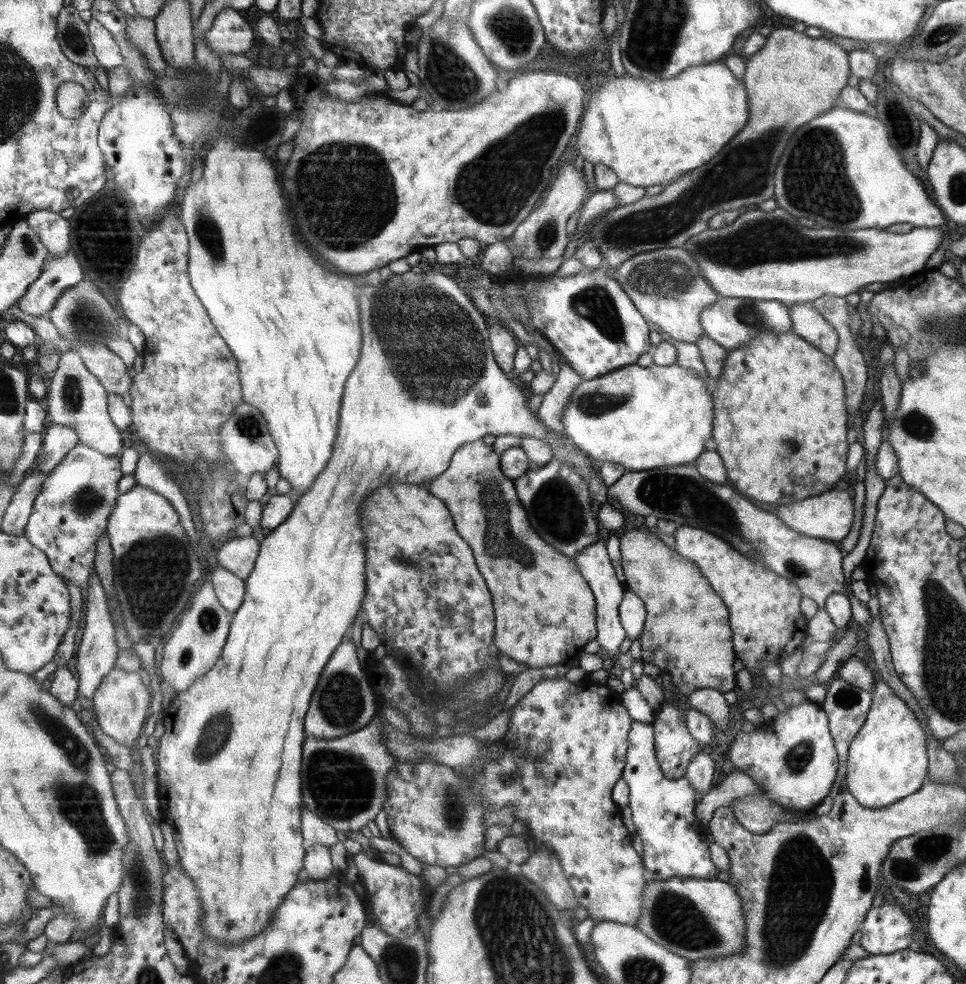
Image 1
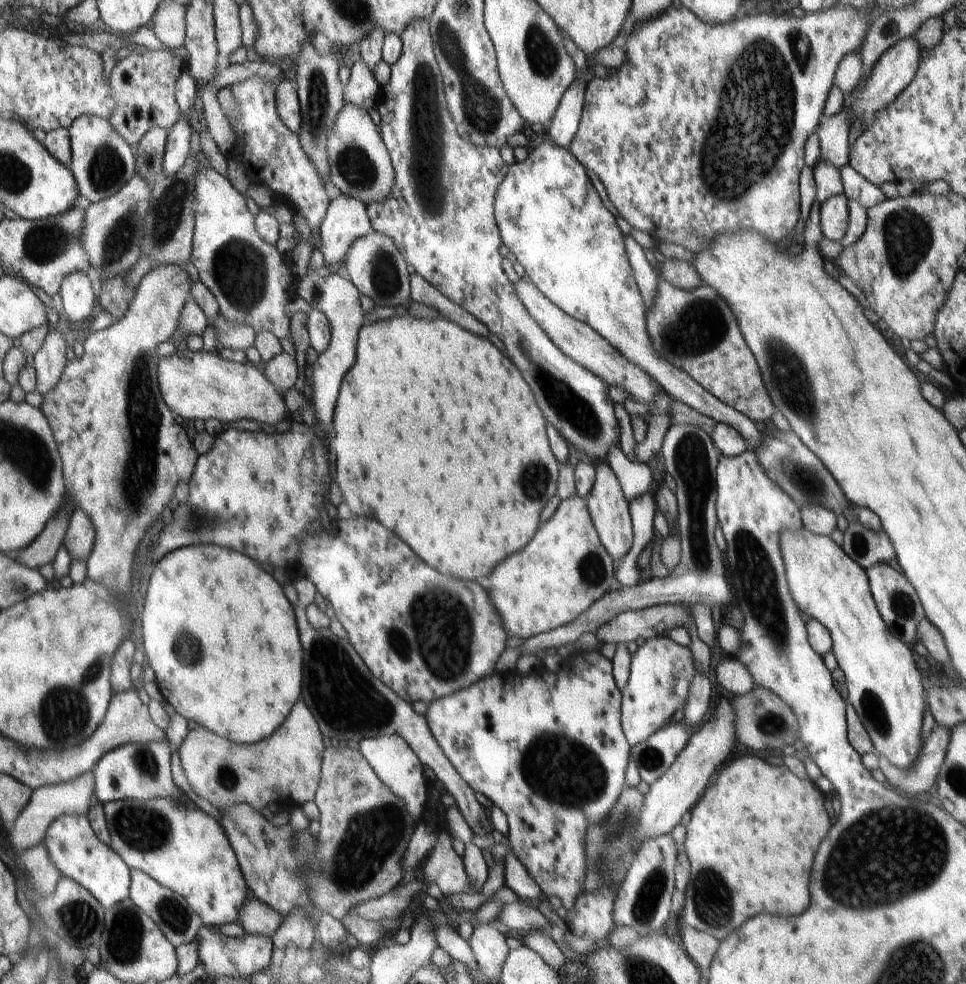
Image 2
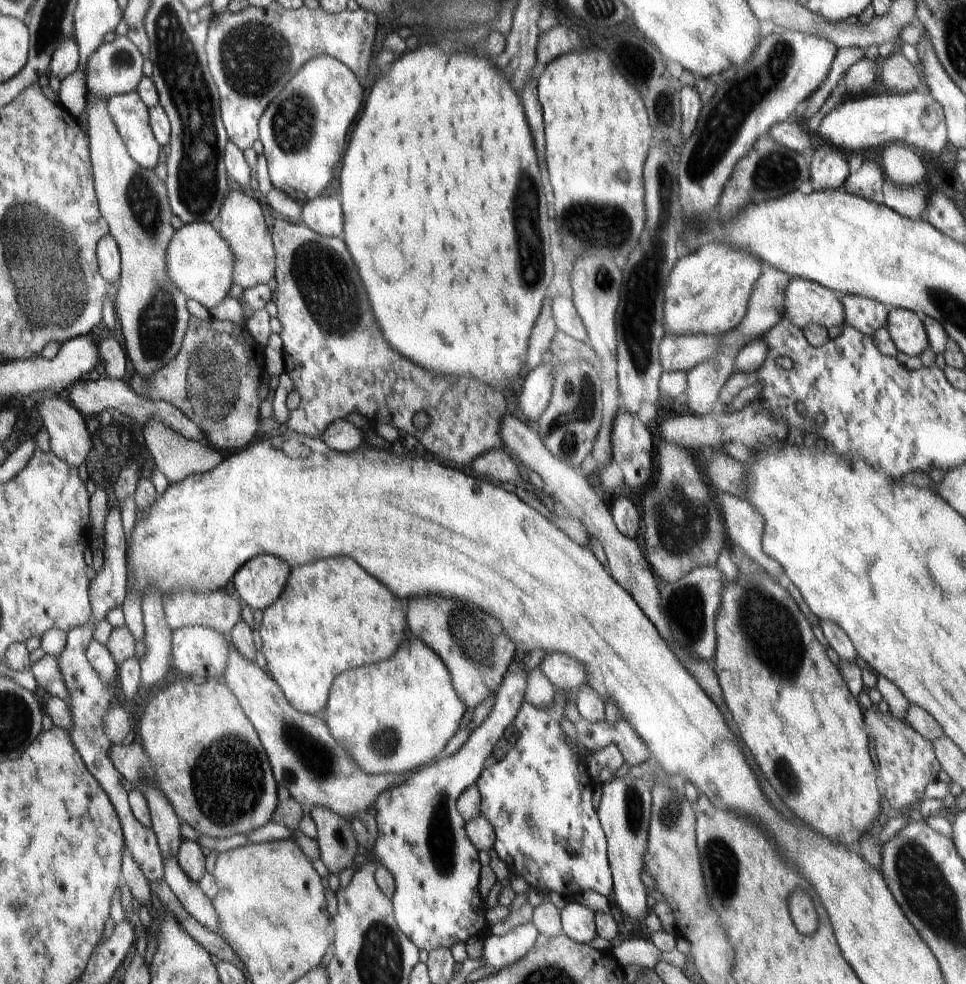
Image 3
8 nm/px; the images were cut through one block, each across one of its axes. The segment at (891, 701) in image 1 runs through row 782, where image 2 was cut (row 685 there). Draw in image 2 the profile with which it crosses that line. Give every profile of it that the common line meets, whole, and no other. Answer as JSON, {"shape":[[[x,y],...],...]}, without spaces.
{"shape":[[[802,526],[781,530],[779,543],[788,588],[794,602],[802,612],[811,615],[830,631],[833,640],[832,652],[845,674],[845,699],[856,709],[877,754],[900,770],[908,768],[916,759],[919,760],[923,745],[920,736],[922,720],[926,719],[926,688],[924,678],[914,663],[914,648],[902,642],[887,627],[875,605],[865,569],[849,557],[841,546],[836,545],[831,537],[817,535]]]}

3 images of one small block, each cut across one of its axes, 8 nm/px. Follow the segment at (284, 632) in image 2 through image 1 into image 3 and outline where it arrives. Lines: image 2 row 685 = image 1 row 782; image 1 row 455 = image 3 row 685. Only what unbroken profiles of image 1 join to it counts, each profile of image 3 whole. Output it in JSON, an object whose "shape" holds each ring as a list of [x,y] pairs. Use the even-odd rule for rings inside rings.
{"shape":[[[412,634],[412,637],[407,637],[400,644],[389,660],[342,672],[333,681],[324,710],[325,724],[340,746],[364,772],[382,775],[416,772],[423,766],[436,762],[443,756],[448,742],[459,730],[459,723],[466,714],[467,707],[458,697],[443,661],[436,652]],[[546,653],[538,668],[558,691],[573,694],[585,685],[584,668],[567,655]]]}

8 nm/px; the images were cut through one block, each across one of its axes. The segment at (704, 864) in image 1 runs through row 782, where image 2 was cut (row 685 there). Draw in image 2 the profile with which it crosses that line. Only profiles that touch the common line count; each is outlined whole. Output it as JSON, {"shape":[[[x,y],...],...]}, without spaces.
{"shape":[[[660,635],[646,639],[631,656],[627,685],[621,694],[621,727],[631,747],[648,740],[657,730],[672,721],[676,710],[687,703],[689,684],[695,675],[693,658],[688,647]]]}

